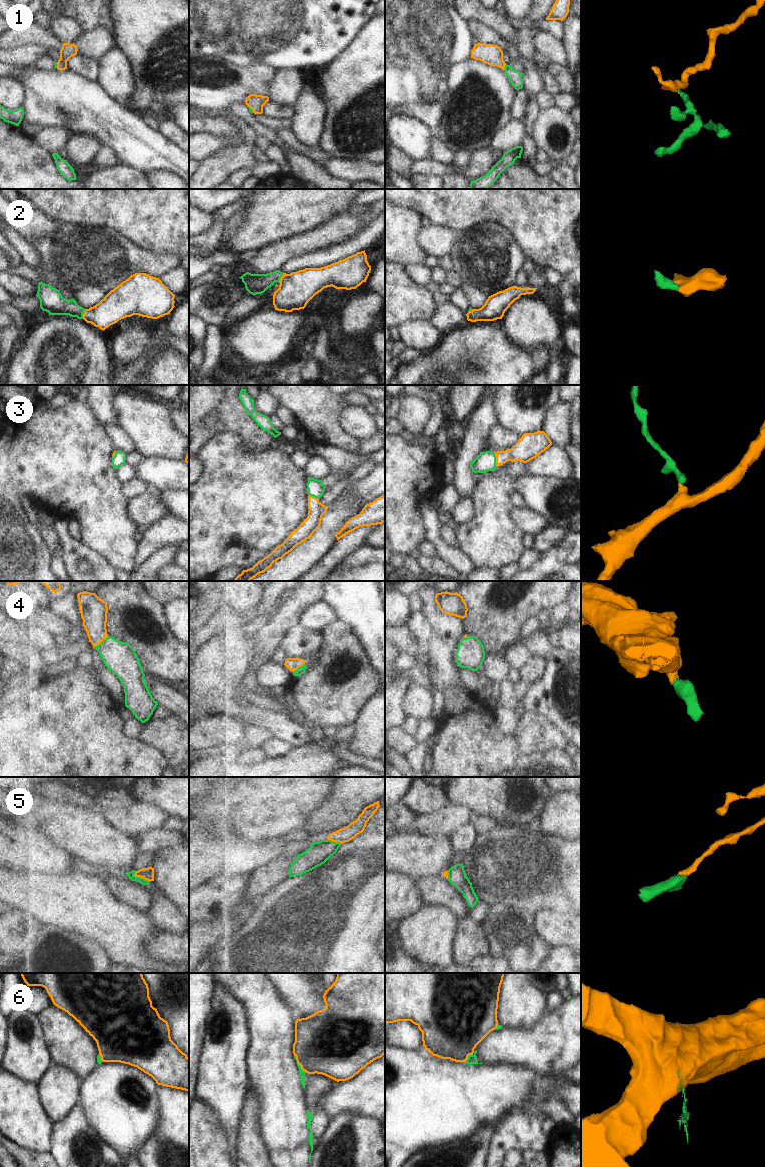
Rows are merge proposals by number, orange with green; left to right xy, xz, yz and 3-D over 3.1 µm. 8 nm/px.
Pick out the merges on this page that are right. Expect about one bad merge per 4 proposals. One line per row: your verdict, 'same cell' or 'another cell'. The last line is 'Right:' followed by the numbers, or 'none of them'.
1: same cell
2: same cell
3: same cell
4: same cell
5: another cell
6: another cell
Right: 1, 2, 3, 4

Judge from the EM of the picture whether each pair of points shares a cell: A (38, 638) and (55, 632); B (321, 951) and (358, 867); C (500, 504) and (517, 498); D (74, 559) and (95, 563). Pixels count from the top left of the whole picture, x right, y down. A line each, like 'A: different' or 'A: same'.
A: same
B: same
C: different
D: same

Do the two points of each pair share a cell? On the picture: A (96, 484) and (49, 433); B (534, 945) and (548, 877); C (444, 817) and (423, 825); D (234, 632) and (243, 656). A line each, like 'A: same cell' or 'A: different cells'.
A: same cell
B: different cells
C: same cell
D: different cells

